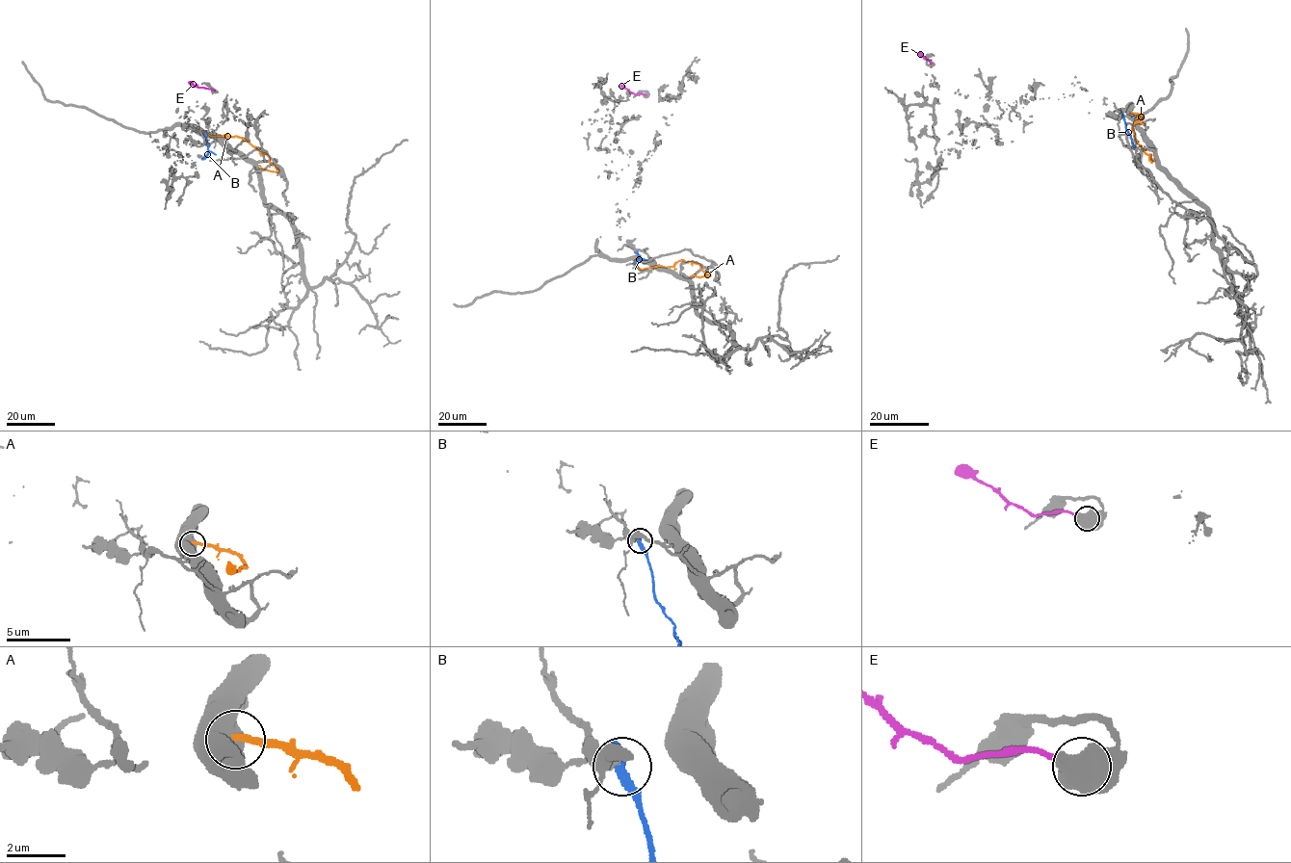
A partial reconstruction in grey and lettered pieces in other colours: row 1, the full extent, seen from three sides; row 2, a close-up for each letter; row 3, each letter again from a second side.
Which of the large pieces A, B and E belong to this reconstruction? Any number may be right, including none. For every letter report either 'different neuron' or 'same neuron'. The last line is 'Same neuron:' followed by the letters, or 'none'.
A: different neuron
B: different neuron
E: different neuron
Same neuron: none

